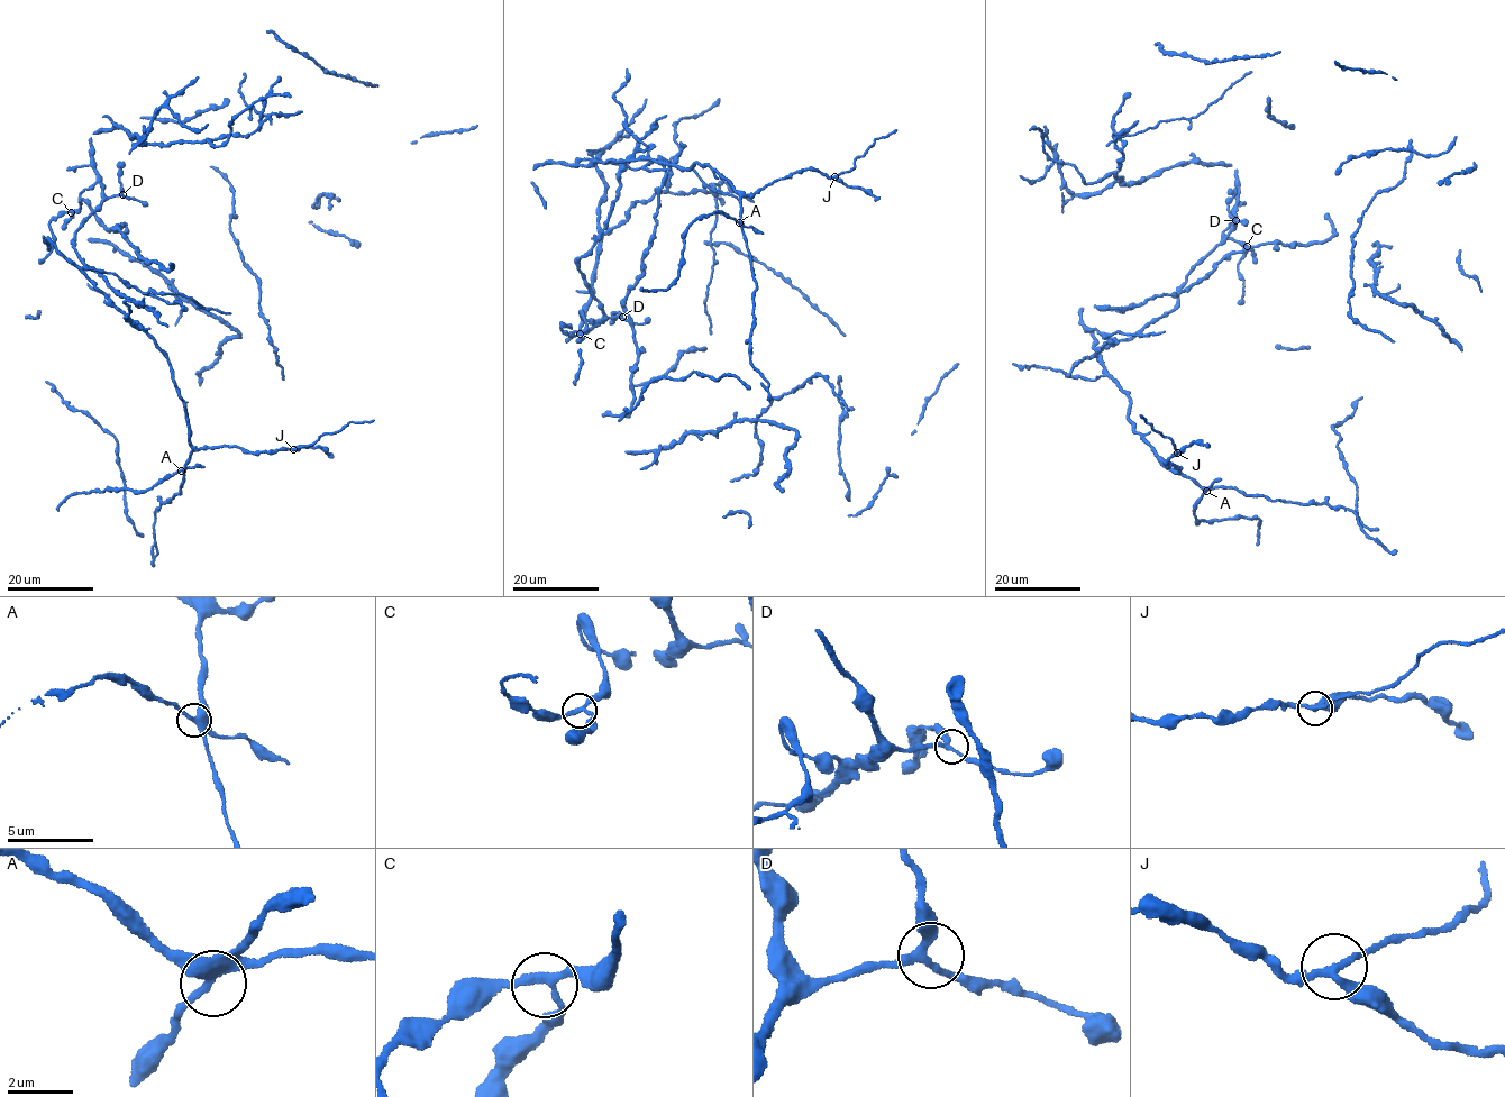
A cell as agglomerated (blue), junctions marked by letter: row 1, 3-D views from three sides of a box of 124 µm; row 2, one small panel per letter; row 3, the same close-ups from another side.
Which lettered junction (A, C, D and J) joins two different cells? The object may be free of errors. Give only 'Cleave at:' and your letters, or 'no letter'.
Cleave at: J

